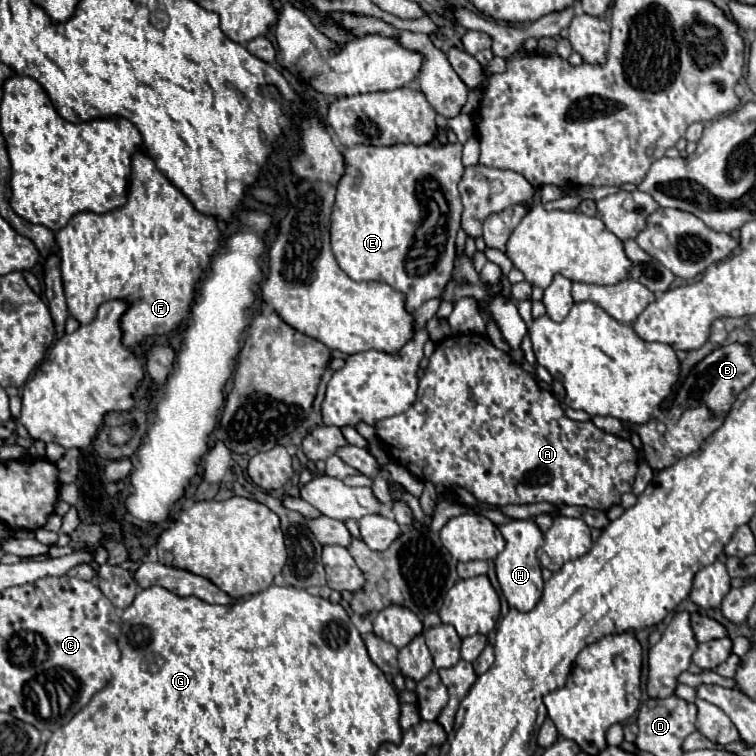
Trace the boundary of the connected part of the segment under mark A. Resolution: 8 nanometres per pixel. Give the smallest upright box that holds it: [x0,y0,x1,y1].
[377,336,639,512]

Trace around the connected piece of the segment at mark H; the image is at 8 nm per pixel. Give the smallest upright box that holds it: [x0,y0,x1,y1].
[495,520,543,612]

